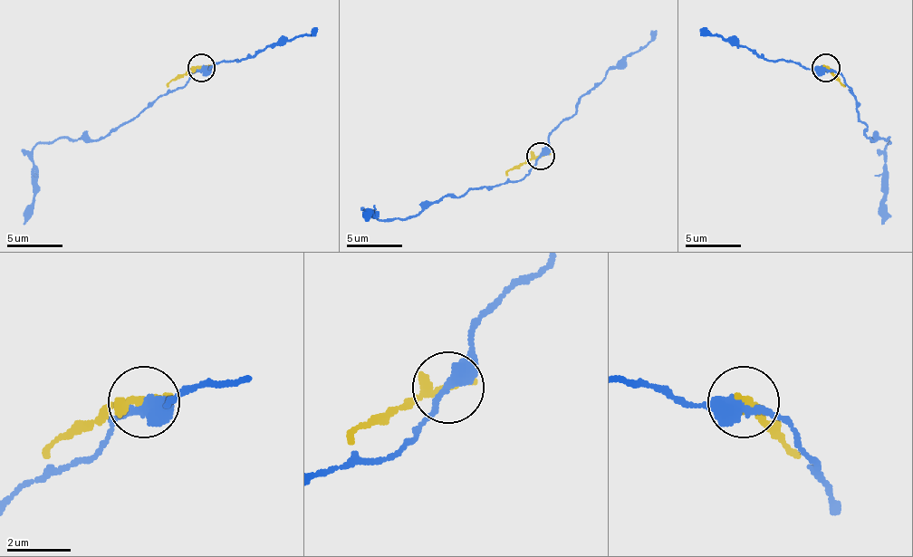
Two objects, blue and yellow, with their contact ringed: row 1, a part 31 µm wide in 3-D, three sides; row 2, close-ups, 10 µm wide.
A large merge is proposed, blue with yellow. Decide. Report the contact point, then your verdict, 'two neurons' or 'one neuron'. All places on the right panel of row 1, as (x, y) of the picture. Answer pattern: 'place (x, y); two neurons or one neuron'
place (826, 67); one neuron

